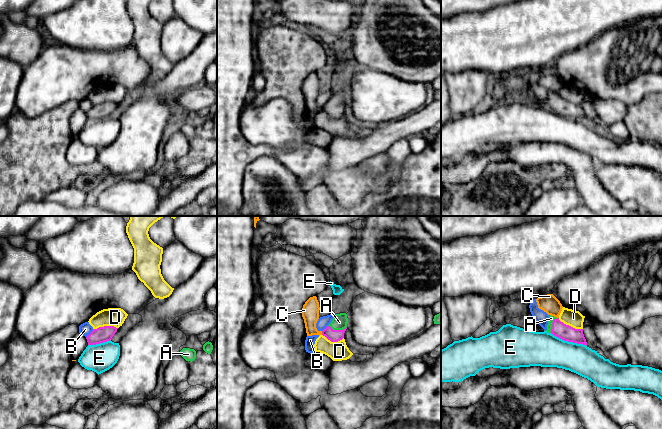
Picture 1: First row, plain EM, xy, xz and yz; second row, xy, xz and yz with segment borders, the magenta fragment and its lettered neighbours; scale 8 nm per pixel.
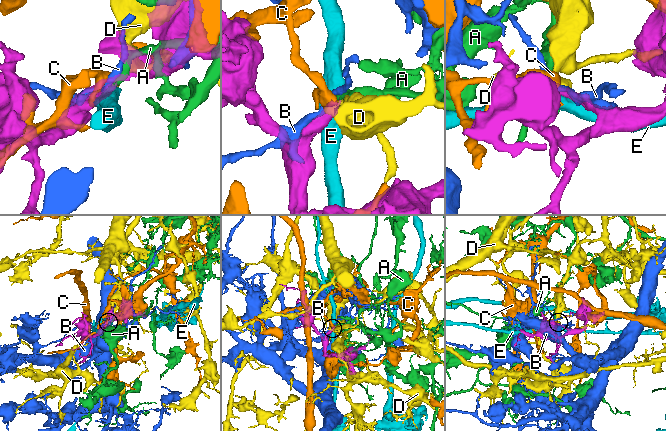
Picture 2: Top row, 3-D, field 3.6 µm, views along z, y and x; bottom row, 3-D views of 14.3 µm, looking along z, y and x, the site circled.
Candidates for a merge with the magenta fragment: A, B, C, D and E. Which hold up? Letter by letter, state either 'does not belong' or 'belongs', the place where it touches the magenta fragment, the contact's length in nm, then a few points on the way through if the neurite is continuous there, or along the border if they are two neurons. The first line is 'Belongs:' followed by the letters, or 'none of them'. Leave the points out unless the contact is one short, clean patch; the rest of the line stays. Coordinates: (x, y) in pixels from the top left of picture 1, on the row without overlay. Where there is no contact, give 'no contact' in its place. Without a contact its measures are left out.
Belongs: A
A: belongs | xz (337, 106) | 150 nm | across xz (333, 111), (337, 106), (339, 98)
B: does not belong | xy (90, 109) | 90 nm
C: does not belong | xz (322, 109) | 30 nm
D: does not belong | yz (570, 102) | 220 nm | along yz (558, 94), (566, 100), (582, 105)
E: does not belong | yz (568, 117) | 320 nm

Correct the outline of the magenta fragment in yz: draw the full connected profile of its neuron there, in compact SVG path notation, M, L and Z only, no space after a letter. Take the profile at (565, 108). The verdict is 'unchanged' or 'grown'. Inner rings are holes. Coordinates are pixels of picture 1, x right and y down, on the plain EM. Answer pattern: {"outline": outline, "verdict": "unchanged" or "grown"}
{"outline": "M549 91L546 107L564 117L587 122L587 118L583 110L583 105L575 105L569 101L566 101L561 98L559 94L554 92Z", "verdict": "grown"}

